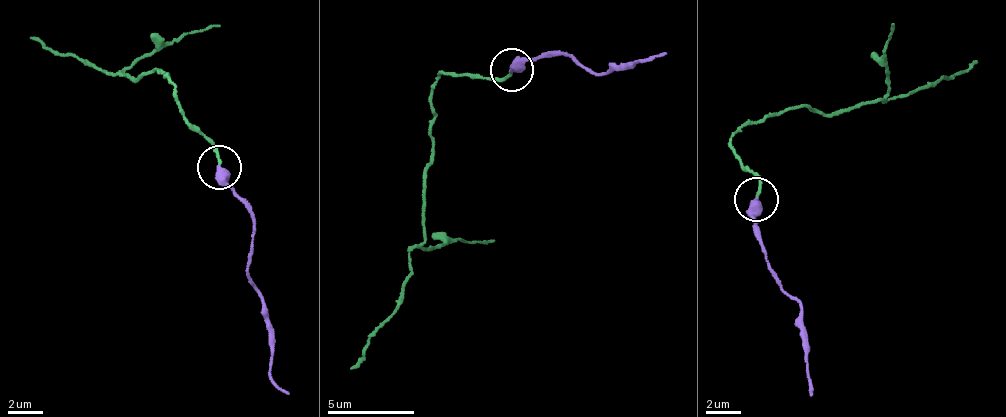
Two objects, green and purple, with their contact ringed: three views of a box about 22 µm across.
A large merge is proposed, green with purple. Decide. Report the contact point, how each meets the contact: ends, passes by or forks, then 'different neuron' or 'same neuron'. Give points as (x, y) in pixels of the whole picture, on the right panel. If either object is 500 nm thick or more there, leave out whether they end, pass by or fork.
place (756, 199); different neuron

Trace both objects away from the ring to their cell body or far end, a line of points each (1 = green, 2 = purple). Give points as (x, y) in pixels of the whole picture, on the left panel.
1: (221, 164), (215, 147), (162, 71), (134, 83), (125, 76), (84, 65), (28, 37)
2: (221, 168), (221, 180), (251, 216), (249, 271), (270, 376), (288, 393)

